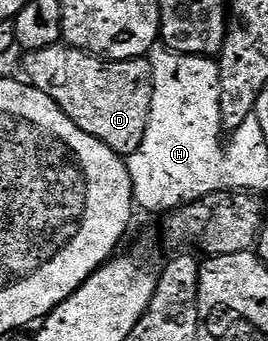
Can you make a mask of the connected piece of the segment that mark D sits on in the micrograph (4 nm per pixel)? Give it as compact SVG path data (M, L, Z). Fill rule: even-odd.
M67 44L33 50L23 57L27 81L46 92L82 132L102 140L115 154L138 152L142 136L146 136L152 103L152 63L147 57L114 62Z

